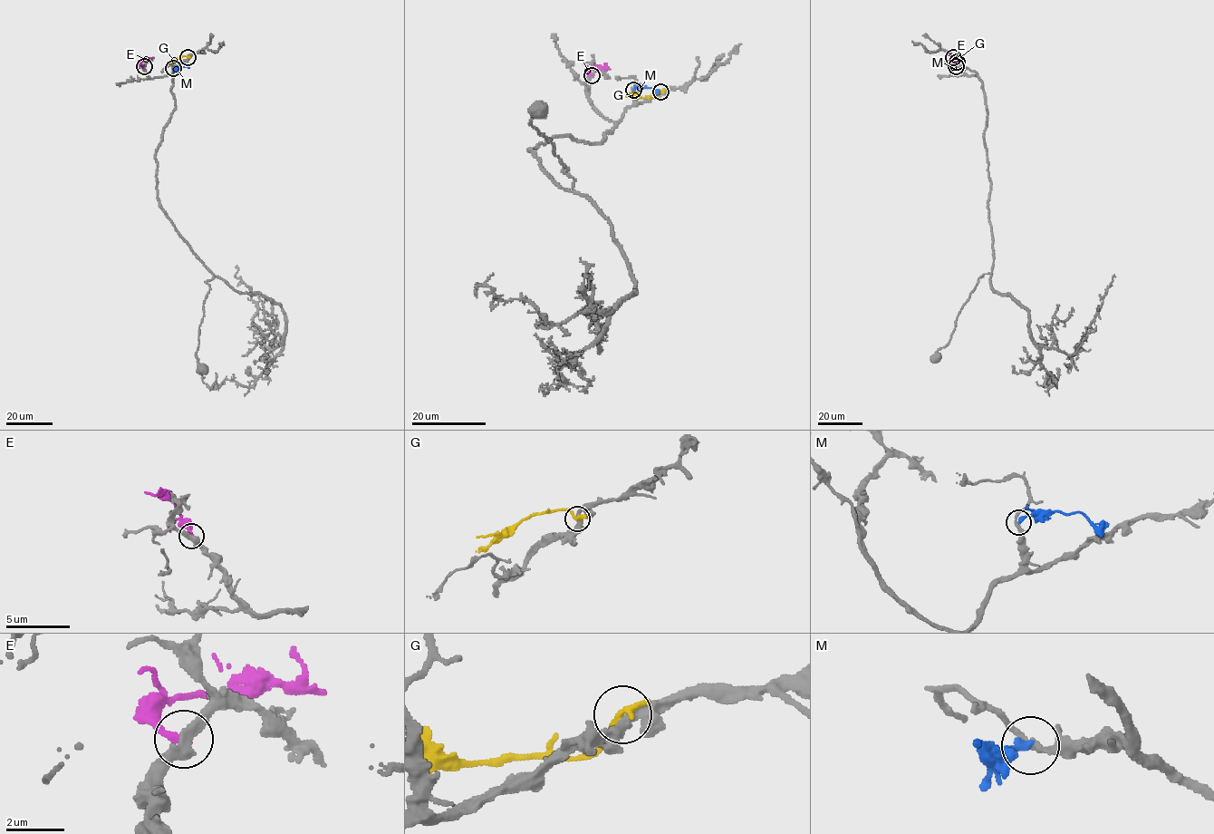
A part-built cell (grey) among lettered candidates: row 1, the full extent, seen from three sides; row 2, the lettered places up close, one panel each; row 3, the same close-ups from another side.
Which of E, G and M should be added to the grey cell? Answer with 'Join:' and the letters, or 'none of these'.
Join: none of these

